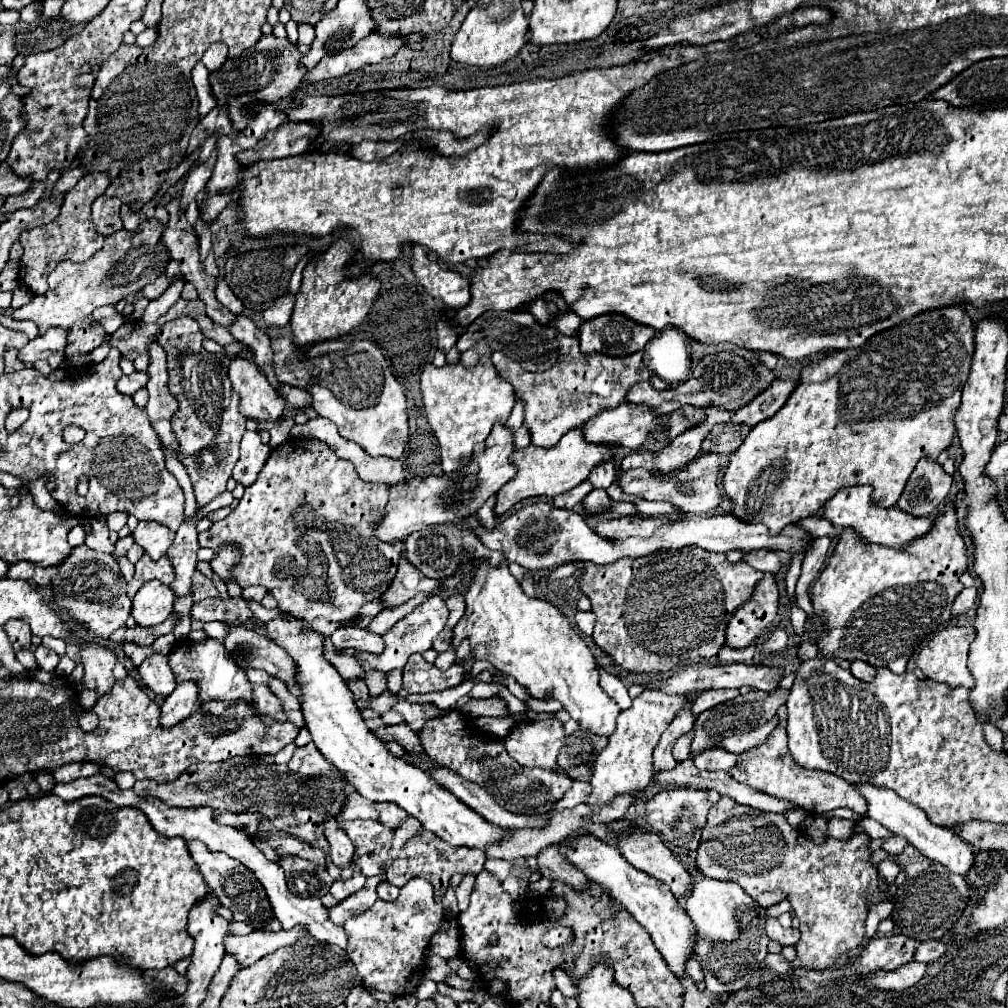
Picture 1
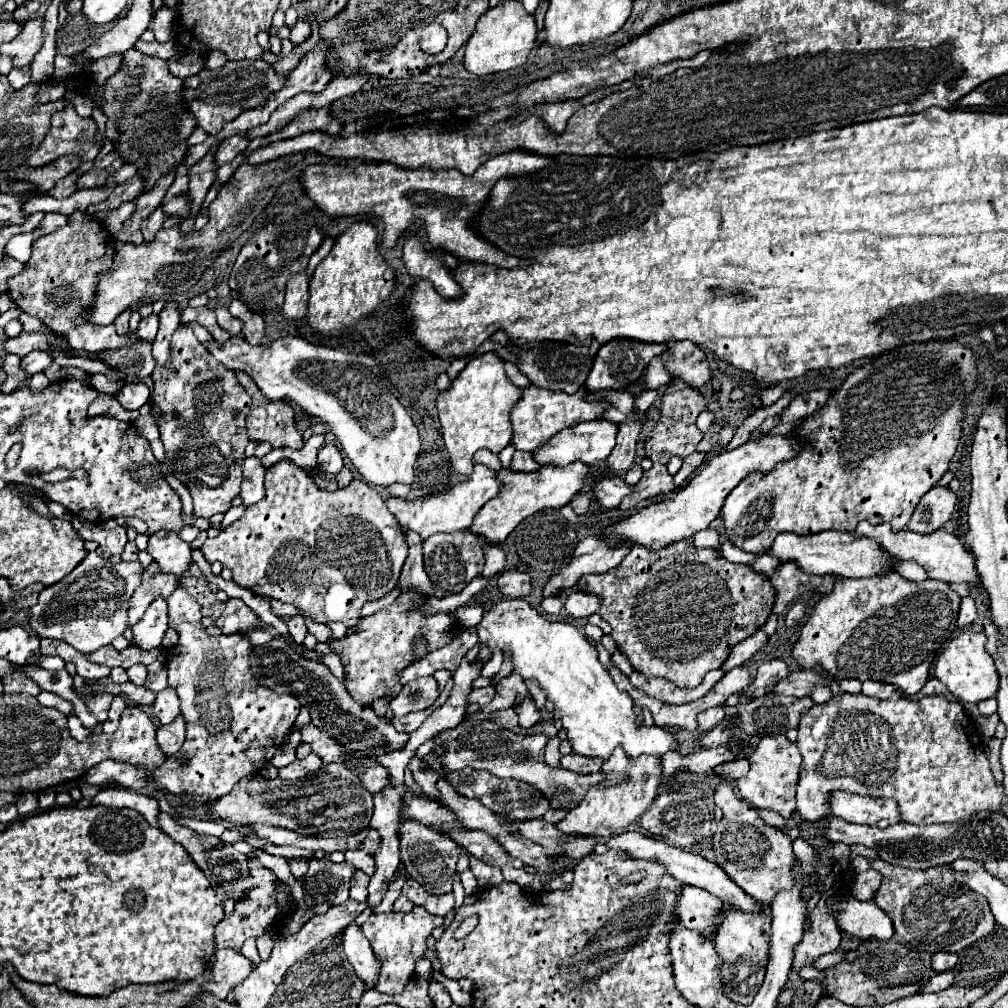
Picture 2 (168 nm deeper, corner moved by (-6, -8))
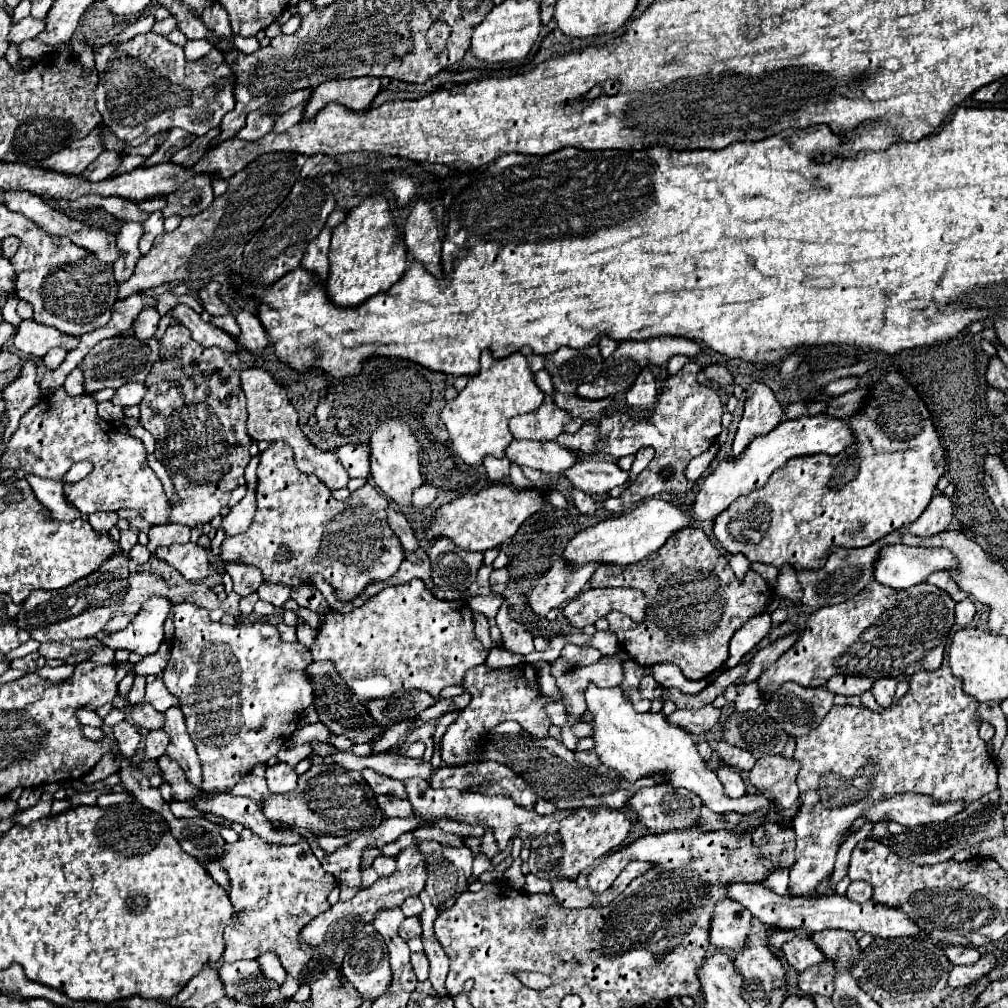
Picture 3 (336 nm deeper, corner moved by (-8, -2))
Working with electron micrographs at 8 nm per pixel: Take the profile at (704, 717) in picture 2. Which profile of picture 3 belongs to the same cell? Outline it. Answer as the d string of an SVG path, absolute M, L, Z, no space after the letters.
M704 705L698 711L676 711L668 717L668 721L672 725L680 725L682 729L686 729L692 735L704 735L708 733L720 719L722 709L716 709L714 705Z

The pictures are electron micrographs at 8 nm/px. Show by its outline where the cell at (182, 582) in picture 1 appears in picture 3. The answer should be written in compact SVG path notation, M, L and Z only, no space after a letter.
M174 603L172 617L176 633L162 679L180 699L202 765L202 789L230 791L256 763L268 761L290 741L300 713L312 705L312 685L304 673L312 653L300 643L284 643L270 623L214 623L206 609L192 603Z

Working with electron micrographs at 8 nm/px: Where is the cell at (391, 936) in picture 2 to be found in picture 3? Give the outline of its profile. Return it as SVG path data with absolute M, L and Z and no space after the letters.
M406 917L400 925L400 937L404 941L410 941L412 937L420 937L422 935L422 923L420 917Z

